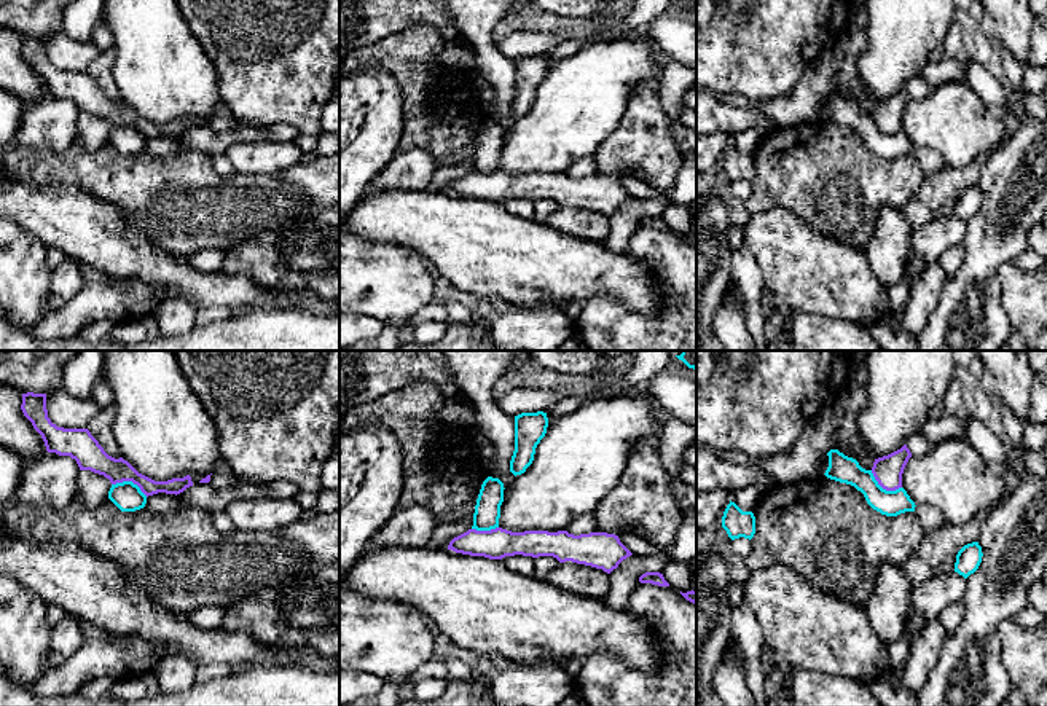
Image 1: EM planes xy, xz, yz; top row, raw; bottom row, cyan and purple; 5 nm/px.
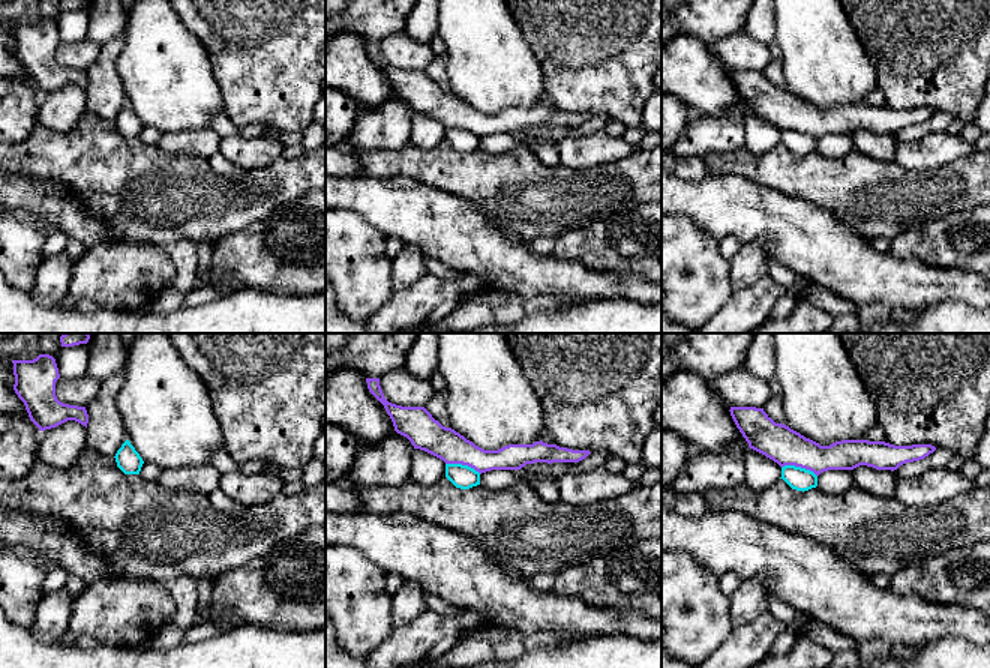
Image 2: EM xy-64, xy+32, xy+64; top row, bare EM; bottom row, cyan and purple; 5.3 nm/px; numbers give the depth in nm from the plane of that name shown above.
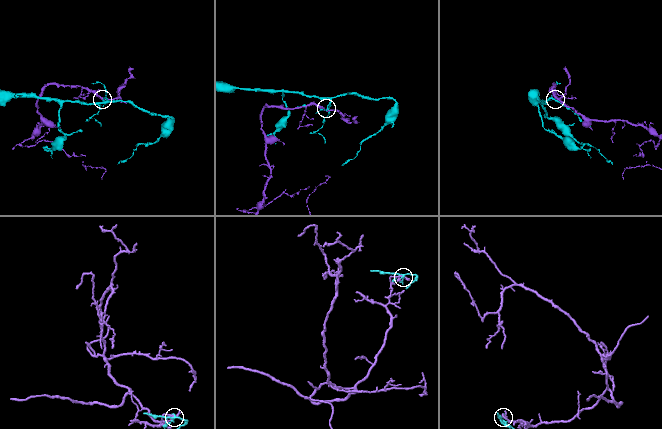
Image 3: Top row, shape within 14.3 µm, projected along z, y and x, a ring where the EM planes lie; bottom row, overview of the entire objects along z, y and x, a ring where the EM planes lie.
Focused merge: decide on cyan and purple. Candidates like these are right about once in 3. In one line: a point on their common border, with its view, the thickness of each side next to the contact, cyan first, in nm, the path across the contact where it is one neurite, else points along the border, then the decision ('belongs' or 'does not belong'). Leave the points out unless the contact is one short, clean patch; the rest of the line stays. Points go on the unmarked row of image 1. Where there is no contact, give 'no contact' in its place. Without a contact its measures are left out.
meets cyan in xy at (129, 125); 150 nm thick on the cyan side, 150 nm on the other; border along xy (112, 126), (133, 125), (147, 139); does not belong

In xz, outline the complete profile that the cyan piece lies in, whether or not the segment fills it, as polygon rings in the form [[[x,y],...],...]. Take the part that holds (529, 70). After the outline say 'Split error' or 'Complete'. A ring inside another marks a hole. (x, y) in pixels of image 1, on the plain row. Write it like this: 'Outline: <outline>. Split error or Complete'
Outline: [[[521,56],[515,59],[515,94],[510,104],[510,115],[516,120],[532,107],[535,91],[545,80],[548,70],[547,56]]]. Complete

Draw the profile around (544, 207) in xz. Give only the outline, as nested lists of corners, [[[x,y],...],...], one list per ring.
[[[553,199],[534,201],[534,220],[543,223],[558,209],[559,209],[559,204]]]

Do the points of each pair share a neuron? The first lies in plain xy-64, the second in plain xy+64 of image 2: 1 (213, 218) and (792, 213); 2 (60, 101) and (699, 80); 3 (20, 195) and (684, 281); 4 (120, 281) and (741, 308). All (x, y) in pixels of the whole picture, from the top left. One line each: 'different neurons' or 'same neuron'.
1: different neurons
2: different neurons
3: different neurons
4: same neuron

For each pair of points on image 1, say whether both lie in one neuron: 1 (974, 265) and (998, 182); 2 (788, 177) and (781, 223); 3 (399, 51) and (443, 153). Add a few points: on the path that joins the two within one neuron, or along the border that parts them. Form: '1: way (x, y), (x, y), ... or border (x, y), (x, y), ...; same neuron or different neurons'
1: way (987, 244), (992, 239), (996, 203); same neuron
2: border (752, 214), (772, 207), (784, 207), (815, 228); different neurons
3: way (421, 77), (424, 80), (424, 107), (443, 128); same neuron

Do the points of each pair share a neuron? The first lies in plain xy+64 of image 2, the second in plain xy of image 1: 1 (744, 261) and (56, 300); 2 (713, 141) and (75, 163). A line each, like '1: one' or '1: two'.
1: one
2: two

